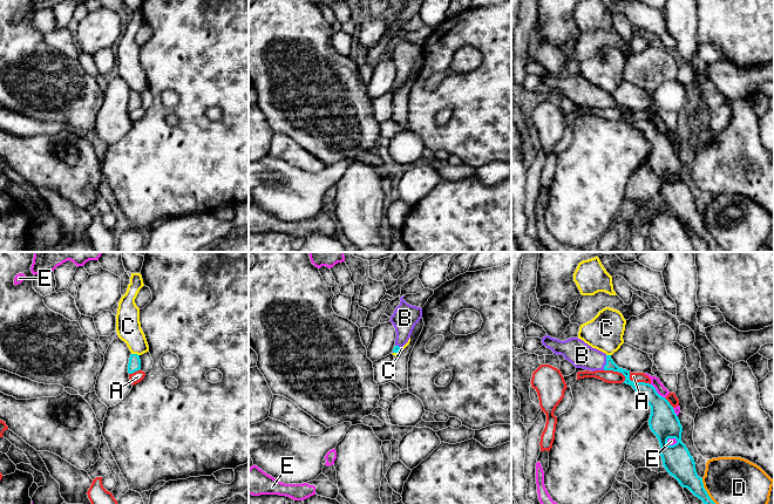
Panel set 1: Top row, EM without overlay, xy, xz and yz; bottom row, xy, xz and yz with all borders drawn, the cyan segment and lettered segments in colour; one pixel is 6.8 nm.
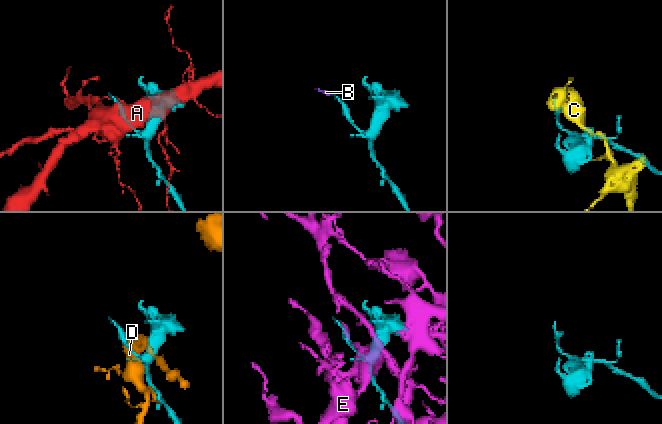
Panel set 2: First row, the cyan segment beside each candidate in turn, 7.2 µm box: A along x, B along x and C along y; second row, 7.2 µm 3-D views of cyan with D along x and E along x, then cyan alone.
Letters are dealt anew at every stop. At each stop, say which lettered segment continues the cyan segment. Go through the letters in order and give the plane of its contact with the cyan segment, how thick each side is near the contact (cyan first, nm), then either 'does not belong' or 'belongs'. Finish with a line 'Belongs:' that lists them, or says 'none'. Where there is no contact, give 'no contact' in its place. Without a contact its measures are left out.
A: contact in yz; calibres 140 and 60 nm; does not belong
B: contact in yz; calibres 70 and 170 nm; belongs
C: contact in xy; calibres 90 and 170 nm; does not belong
D: contact in yz; calibres 180 and 320 nm; does not belong
E: contact in yz; calibres 200 and 70 nm; does not belong
Belongs: B

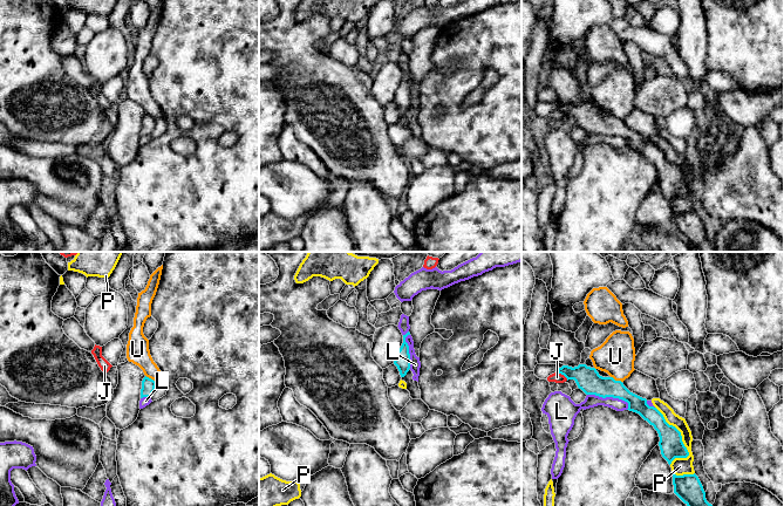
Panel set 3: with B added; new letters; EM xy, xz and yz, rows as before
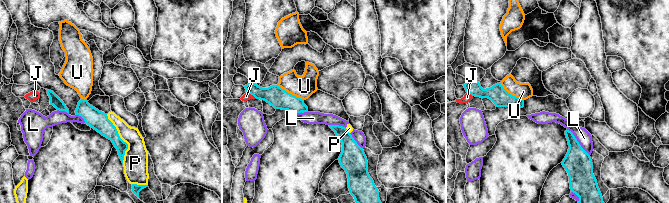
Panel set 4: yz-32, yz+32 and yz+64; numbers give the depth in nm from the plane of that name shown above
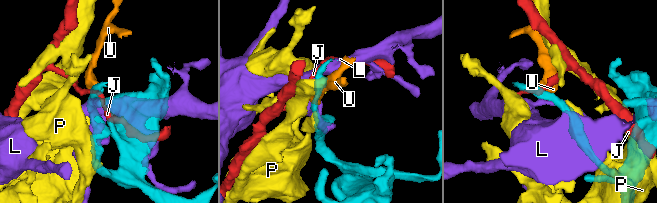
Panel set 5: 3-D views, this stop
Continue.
J: contact in yz; calibres 170 and 70 nm; does not belong
L: contact in yz; calibres 170 and 90 nm; does not belong
P: contact in yz; calibres 160 and 120 nm; does not belong
U: contact in yz; calibres 170 and 260 nm; does not belong
Belongs: none

